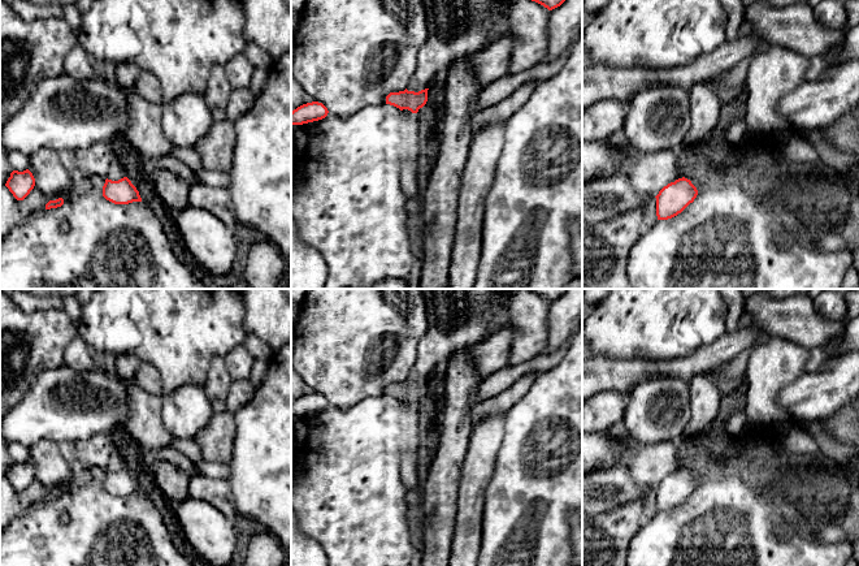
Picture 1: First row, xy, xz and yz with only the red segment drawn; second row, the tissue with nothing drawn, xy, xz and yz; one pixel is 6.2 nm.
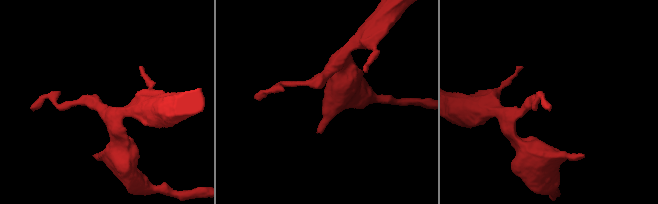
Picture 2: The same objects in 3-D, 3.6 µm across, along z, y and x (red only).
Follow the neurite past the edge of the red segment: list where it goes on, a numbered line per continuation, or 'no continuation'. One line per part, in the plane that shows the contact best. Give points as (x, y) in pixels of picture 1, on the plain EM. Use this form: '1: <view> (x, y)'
no continuation

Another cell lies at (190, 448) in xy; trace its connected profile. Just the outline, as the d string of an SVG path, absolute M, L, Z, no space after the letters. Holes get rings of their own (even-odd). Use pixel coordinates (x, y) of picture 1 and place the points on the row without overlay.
M174 437L170 448L185 454L194 463L198 463L203 459L200 446L194 438Z

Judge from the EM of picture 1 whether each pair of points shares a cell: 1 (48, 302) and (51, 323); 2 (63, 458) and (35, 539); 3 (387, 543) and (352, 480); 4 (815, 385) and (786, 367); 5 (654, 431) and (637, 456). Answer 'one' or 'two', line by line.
1: two
2: two
3: one
4: two
5: two

